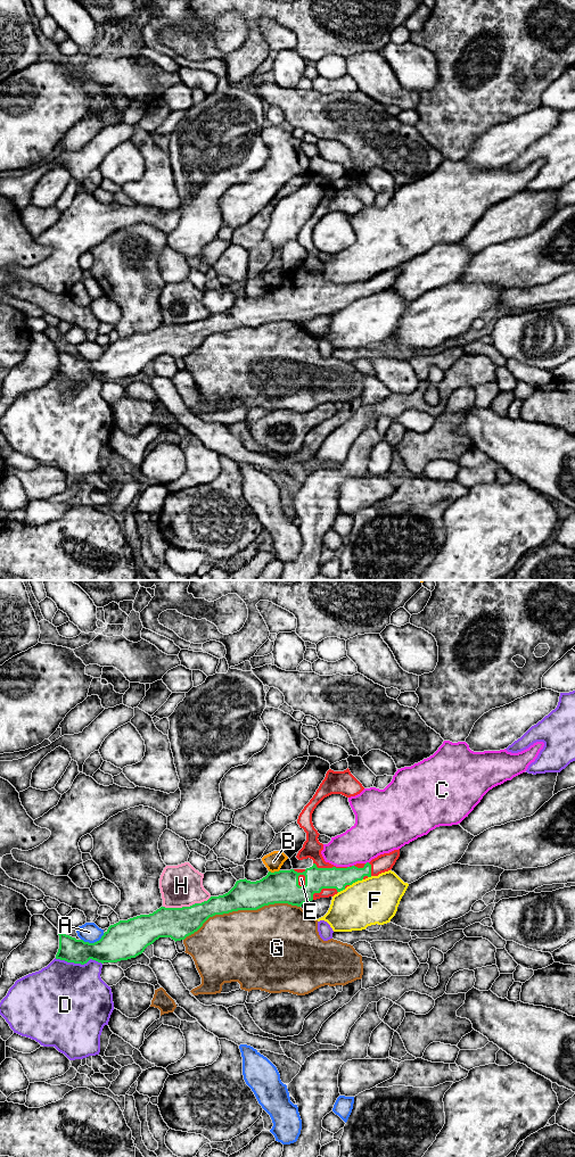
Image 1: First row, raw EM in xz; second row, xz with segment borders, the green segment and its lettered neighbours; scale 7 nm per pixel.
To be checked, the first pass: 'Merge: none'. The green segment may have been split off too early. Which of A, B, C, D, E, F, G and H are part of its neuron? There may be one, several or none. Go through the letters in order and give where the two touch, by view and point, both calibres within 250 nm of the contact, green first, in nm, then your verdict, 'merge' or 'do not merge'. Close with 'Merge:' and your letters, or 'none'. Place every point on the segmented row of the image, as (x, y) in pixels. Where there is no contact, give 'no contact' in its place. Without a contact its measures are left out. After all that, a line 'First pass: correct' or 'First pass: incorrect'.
A: contact xz (92, 943); calibres 280 and 140 nm; do not merge
B: contact xz (274, 872); calibres 220 and 130 nm; do not merge
C: contact xz (367, 862); calibres 150 and 340 nm; do not merge
D: contact xz (79, 963); calibres 200 and 480 nm; do not merge
E: contact xz (330, 868); calibres 160 and 140 nm; merge
F: contact xz (355, 881); calibres 150 and 340 nm; do not merge
G: contact xz (241, 909); calibres 200 and 500 nm; do not merge
H: contact xz (187, 907); calibres 220 and 300 nm; do not merge
Merge: E
First pass: incorrect

